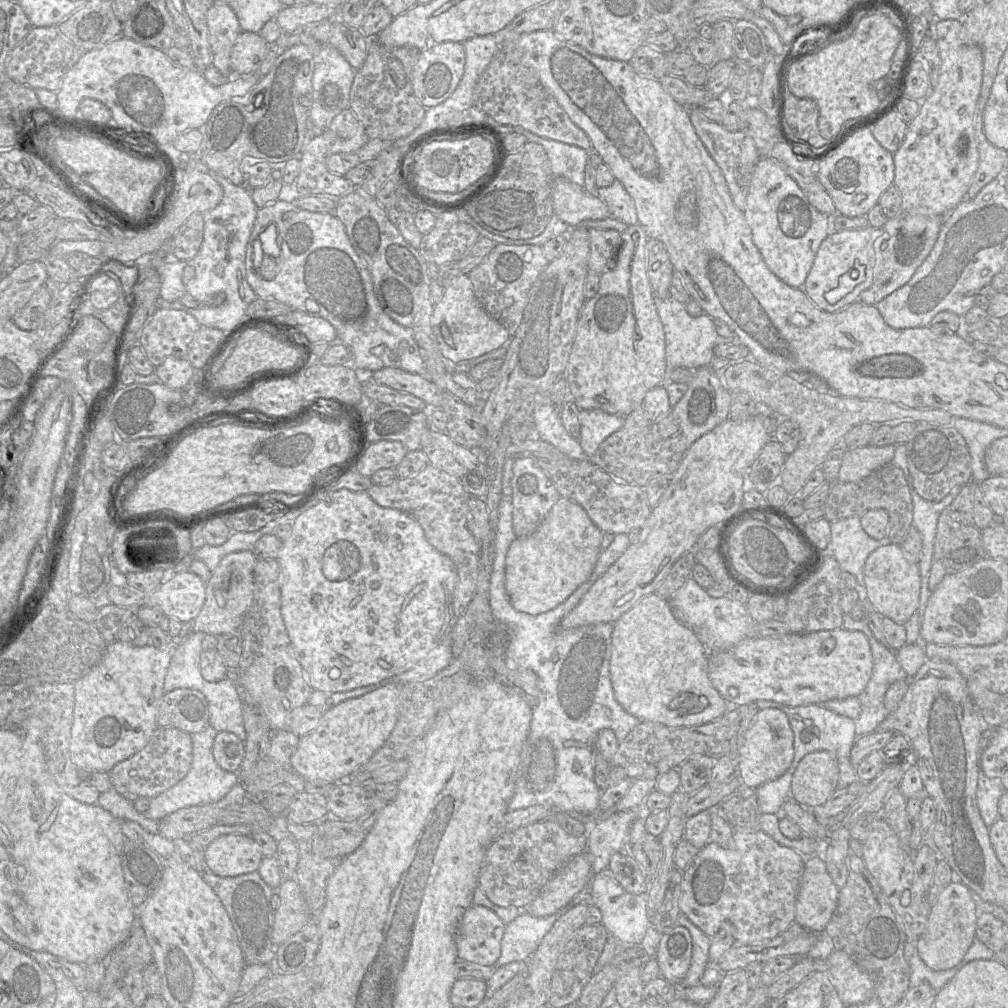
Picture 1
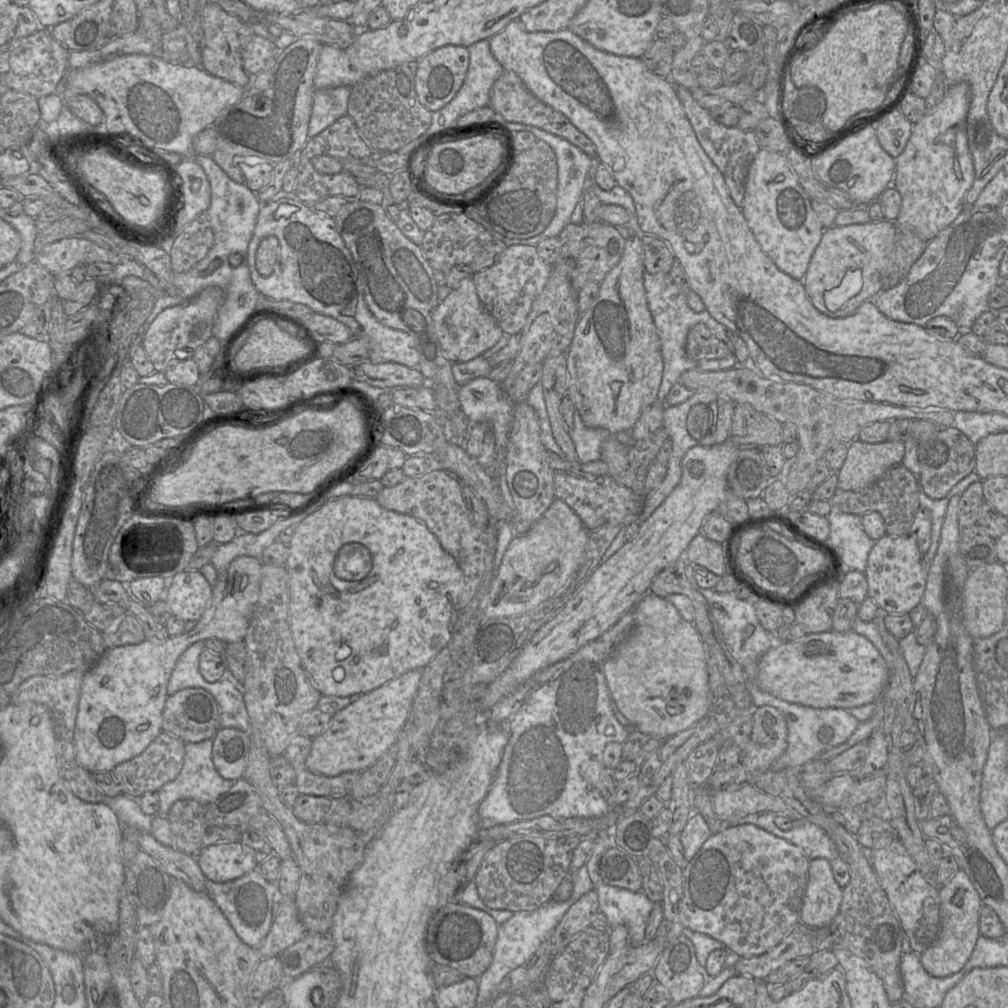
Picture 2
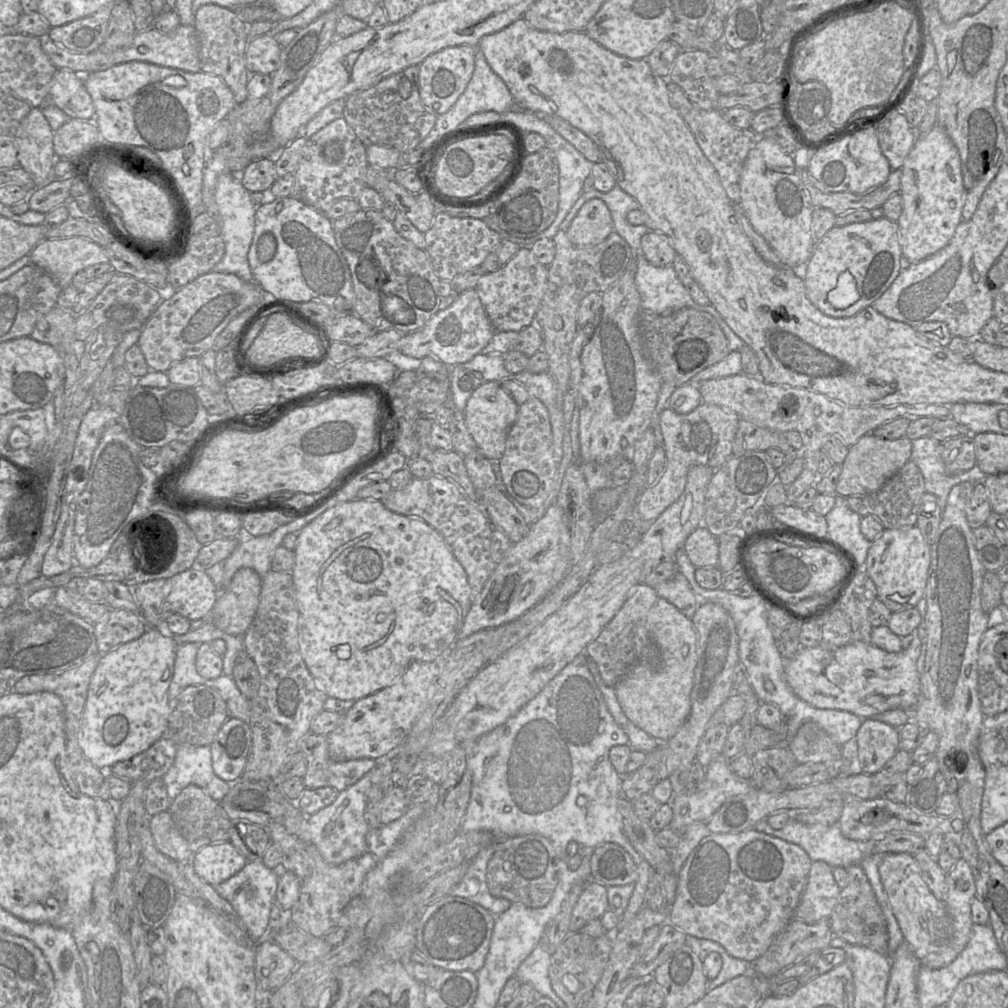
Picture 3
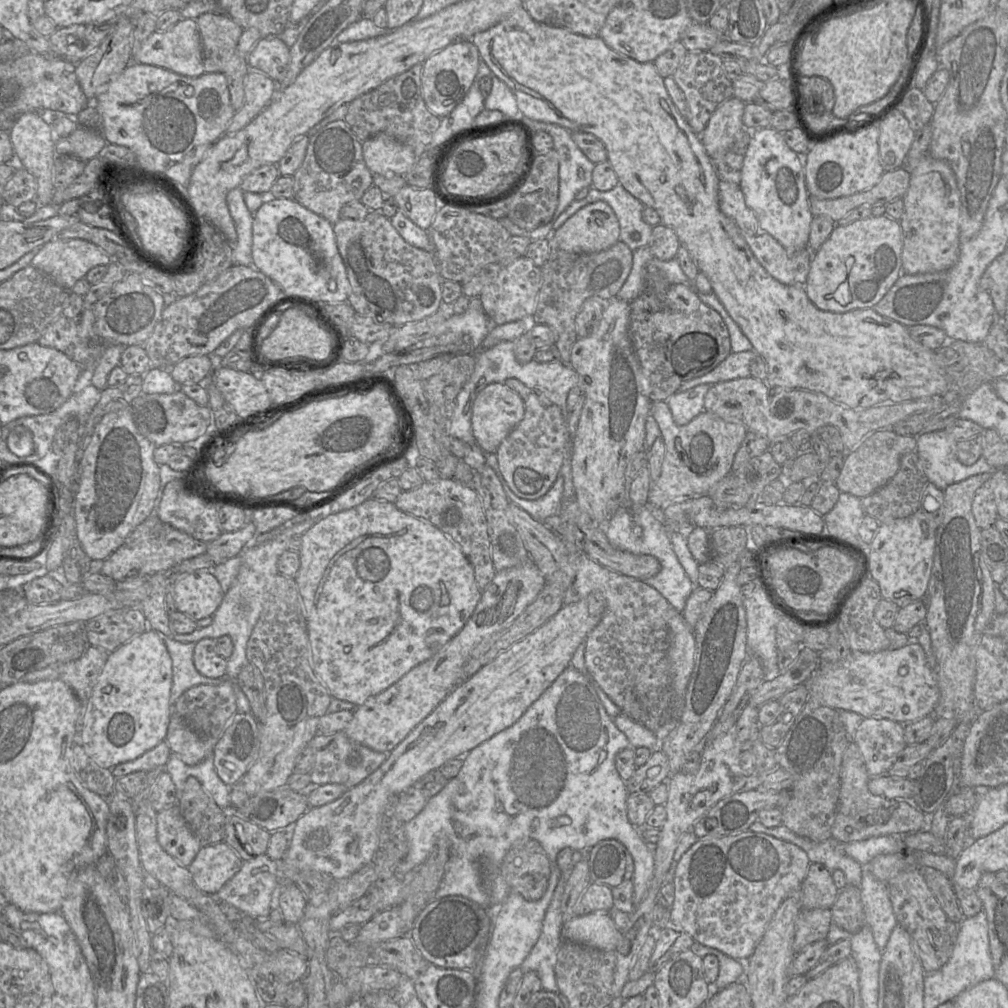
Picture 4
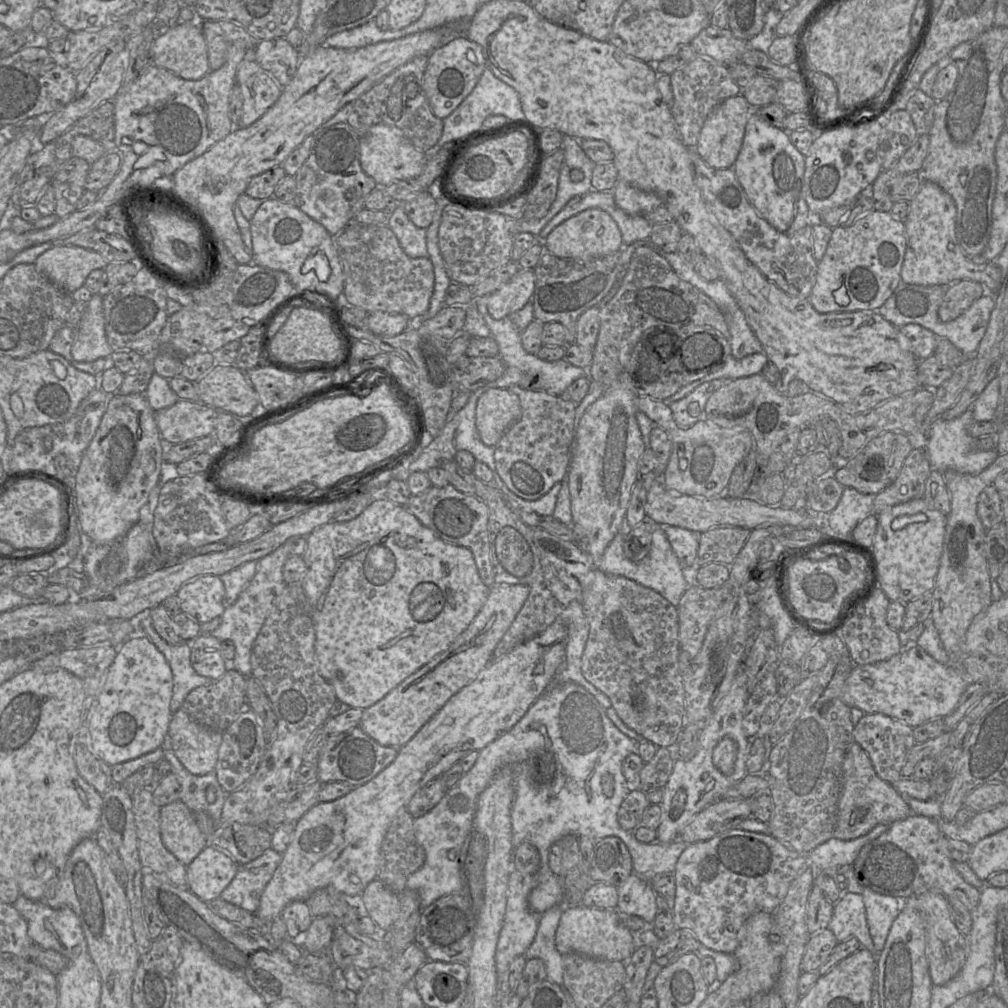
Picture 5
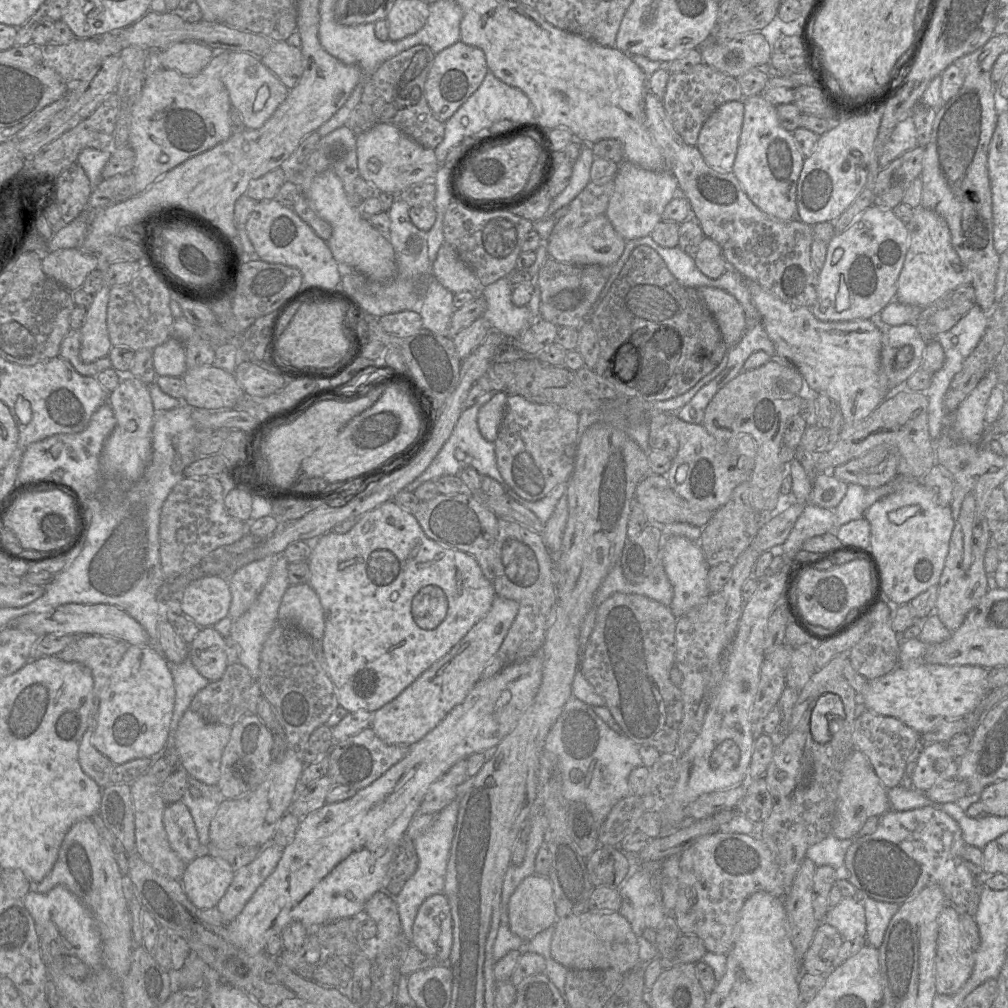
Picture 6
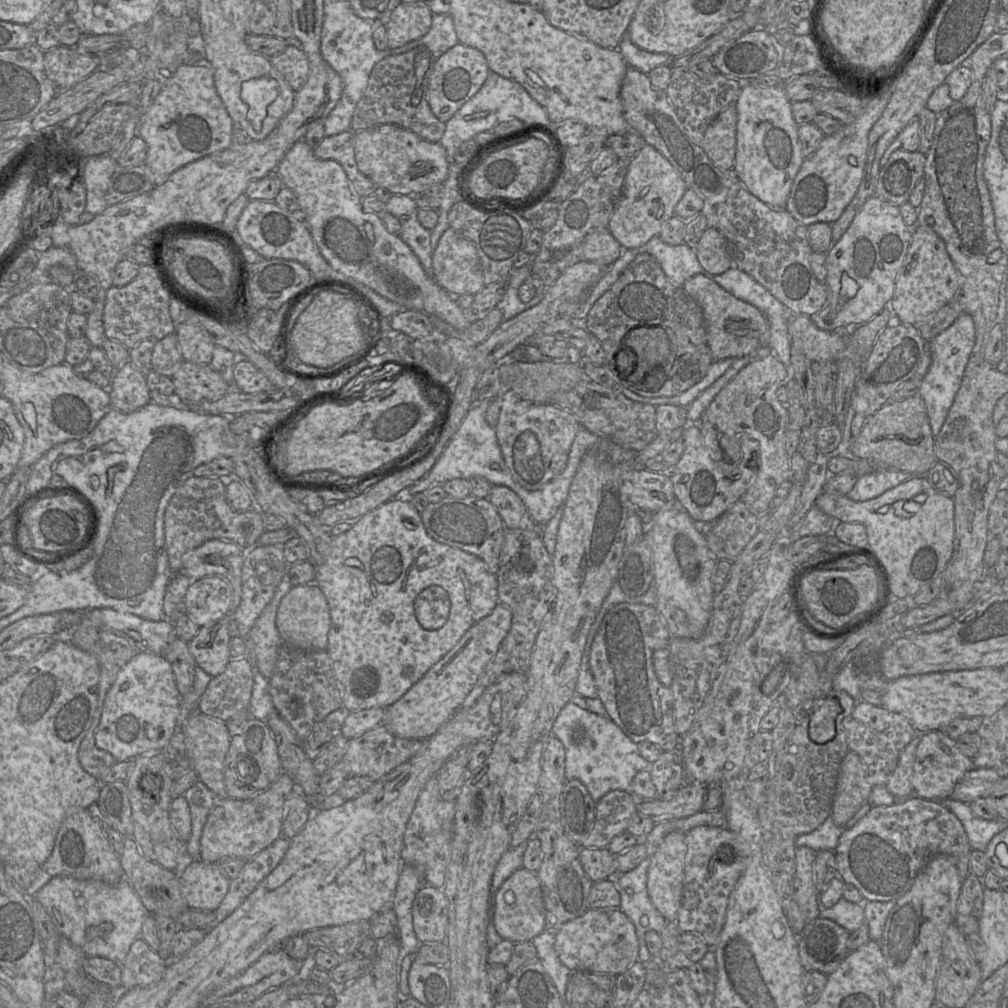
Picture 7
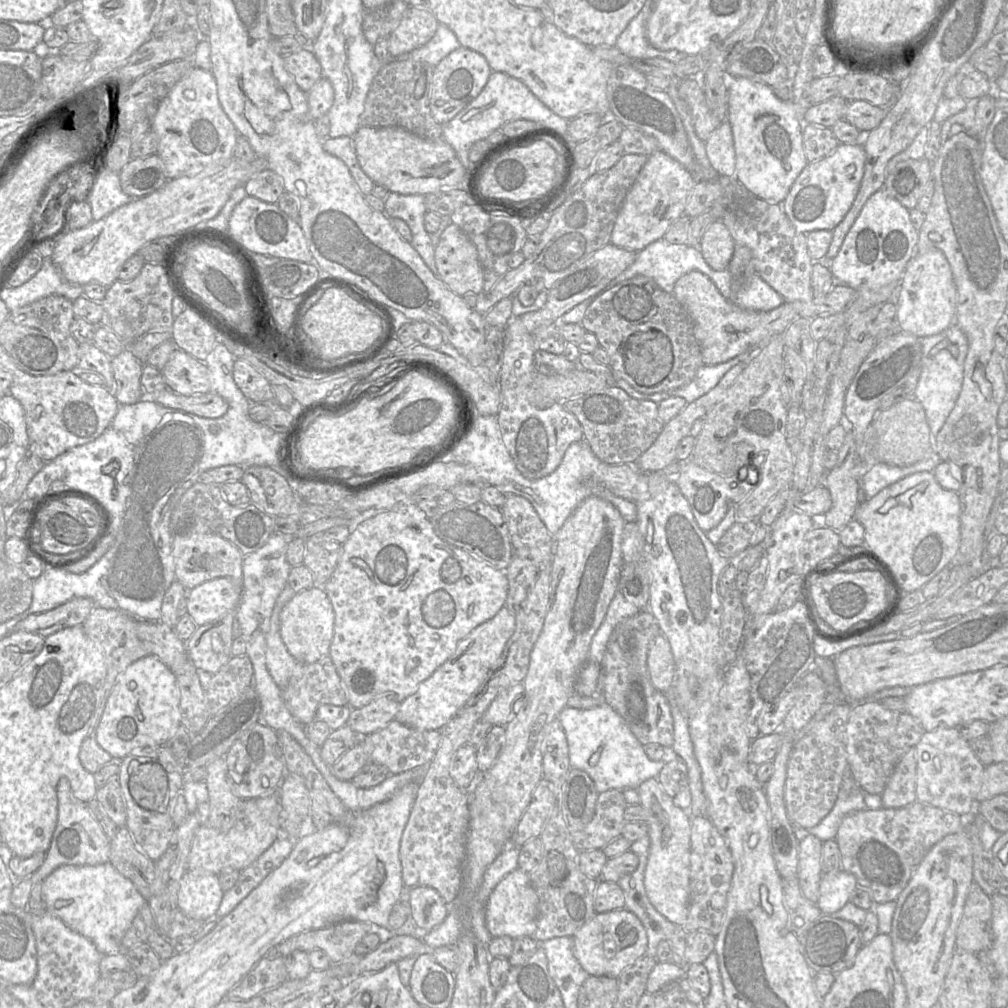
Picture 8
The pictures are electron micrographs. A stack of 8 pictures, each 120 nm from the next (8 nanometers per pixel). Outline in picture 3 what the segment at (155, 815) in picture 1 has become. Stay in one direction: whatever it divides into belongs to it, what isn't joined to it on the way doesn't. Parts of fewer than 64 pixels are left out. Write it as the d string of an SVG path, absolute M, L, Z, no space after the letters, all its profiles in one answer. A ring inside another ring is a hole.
M179 744L174 762L162 777L170 800L186 786L200 787L212 799L220 802L230 789L229 783L219 778L213 770L211 747Z

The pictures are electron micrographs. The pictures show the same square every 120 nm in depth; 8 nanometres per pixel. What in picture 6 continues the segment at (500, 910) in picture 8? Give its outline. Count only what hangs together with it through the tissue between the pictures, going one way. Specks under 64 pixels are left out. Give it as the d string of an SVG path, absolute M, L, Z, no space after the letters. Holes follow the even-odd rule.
M548 876L526 877L508 903L510 930L525 942L555 925L558 920L552 883Z

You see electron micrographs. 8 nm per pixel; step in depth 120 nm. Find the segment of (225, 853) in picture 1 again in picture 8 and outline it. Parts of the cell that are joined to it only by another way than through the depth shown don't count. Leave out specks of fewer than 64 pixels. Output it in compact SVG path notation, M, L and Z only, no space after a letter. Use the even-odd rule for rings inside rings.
M187 870L180 881L178 910L190 918L206 922L215 918L223 896L218 875Z

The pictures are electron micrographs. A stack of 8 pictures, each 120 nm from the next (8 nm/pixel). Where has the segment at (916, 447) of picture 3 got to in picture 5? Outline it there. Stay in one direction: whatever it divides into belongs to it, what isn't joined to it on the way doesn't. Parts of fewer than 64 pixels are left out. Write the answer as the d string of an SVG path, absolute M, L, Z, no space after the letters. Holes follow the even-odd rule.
M972 410L951 420L938 418L930 427L930 435L926 442L925 452L932 469L944 472L954 470L963 474L978 474L991 465L998 456L996 450L979 450L974 448L974 439L968 434L968 427L974 421Z

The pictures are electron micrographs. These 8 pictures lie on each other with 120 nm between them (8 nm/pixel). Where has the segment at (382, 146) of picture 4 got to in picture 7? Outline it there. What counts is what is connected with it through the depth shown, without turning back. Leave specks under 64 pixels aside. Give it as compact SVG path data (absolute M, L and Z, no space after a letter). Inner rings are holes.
M382 124L382 125L378 125L373 128L370 128L370 129L354 132L354 153L355 153L356 164L357 164L359 171L363 175L371 179L377 187L385 188L389 190L392 194L408 195L410 193L417 193L417 192L423 191L424 189L430 187L431 185L434 185L437 183L443 183L446 180L447 175L448 175L449 162L447 159L447 153L444 147L441 145L441 143L428 142L420 138L419 136L417 136L415 133L407 129L401 128L395 124Z

